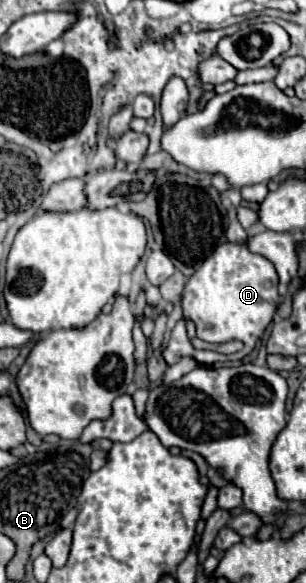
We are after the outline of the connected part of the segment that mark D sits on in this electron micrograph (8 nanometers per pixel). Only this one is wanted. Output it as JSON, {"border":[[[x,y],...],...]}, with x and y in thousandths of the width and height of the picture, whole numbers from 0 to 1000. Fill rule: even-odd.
{"border":[[[735,415],[735,419],[709,422],[670,443],[657,460],[618,477],[618,484],[598,497],[592,528],[598,528],[605,545],[572,556],[559,580],[552,580],[552,593],[533,604],[546,624],[559,628],[559,624],[585,621],[585,614],[598,614],[598,611],[624,611],[676,628],[690,628],[716,617],[761,614],[761,611],[683,604],[683,600],[637,600],[631,593],[618,593],[611,563],[605,563],[611,549],[637,552],[644,576],[670,587],[722,590],[722,587],[748,587],[748,583],[788,583],[801,593],[788,604],[775,604],[775,617],[807,611],[833,597],[840,580],[866,569],[866,563],[879,559],[879,552],[899,542],[905,518],[912,518],[905,487],[912,487],[912,477],[905,477],[892,453],[873,443],[859,443],[853,436],[820,432],[807,425],[807,419]],[[683,556],[703,559],[709,566],[663,566]]]}

